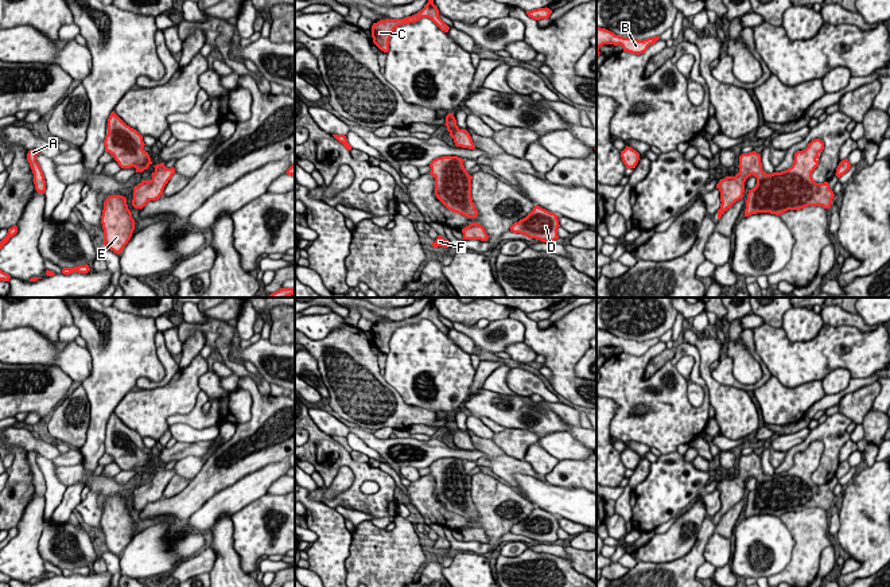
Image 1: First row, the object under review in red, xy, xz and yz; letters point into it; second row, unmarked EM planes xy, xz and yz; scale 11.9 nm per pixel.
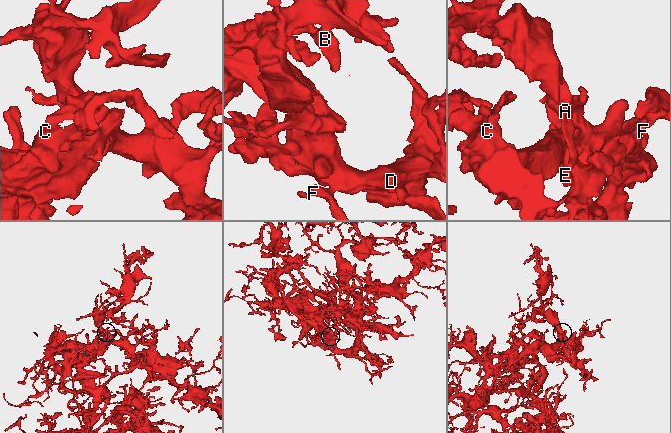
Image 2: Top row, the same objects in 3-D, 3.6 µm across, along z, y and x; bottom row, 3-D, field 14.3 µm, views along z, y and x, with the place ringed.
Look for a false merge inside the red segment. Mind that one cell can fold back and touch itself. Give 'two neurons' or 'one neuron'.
one neuron

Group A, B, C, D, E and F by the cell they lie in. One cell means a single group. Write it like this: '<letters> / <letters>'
A B C D E F

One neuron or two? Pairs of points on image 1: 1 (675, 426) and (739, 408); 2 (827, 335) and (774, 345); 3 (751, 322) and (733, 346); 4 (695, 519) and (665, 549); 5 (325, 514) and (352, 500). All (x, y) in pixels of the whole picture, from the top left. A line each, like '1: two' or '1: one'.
1: two
2: one
3: two
4: one
5: two

